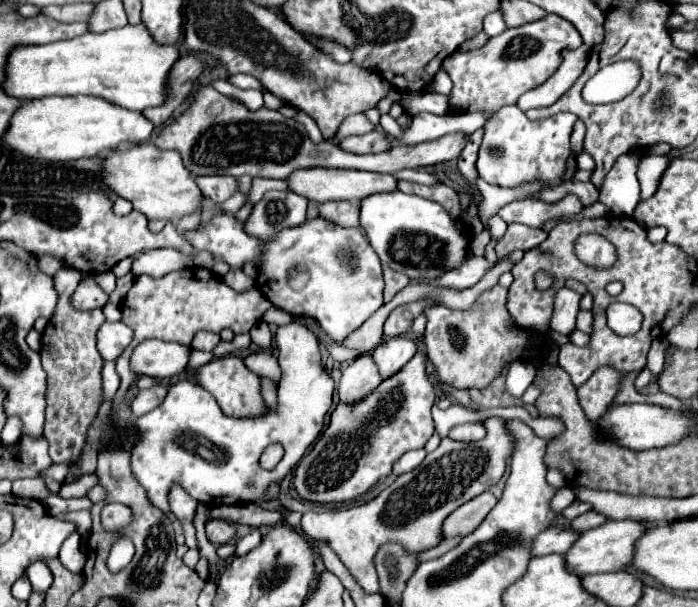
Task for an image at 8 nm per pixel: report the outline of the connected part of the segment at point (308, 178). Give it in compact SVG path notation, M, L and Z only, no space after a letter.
M312 168L312 170L296 170L290 178L290 188L318 204L328 200L364 200L368 194L376 192L394 192L398 190L398 178L392 174L380 172L362 172L362 170L340 170L340 168Z

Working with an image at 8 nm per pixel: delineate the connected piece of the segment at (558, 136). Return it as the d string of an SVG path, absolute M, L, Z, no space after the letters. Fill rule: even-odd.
M504 106L496 112L496 118L484 124L484 140L476 164L480 178L502 188L514 188L536 178L550 186L560 184L570 156L570 134L576 120L576 114L564 112L544 122L532 122L518 106Z

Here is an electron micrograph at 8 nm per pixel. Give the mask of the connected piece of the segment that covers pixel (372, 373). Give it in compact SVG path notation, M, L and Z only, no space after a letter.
M362 354L360 358L350 364L340 378L338 384L338 398L342 402L356 402L370 394L378 384L382 382L382 376L378 372L378 366L372 358L372 354Z

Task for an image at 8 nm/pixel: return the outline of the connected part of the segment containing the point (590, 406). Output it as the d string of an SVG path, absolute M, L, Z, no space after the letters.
M598 370L584 386L578 388L580 406L592 422L598 422L604 416L606 406L618 392L622 376L624 374L620 374L618 370Z

